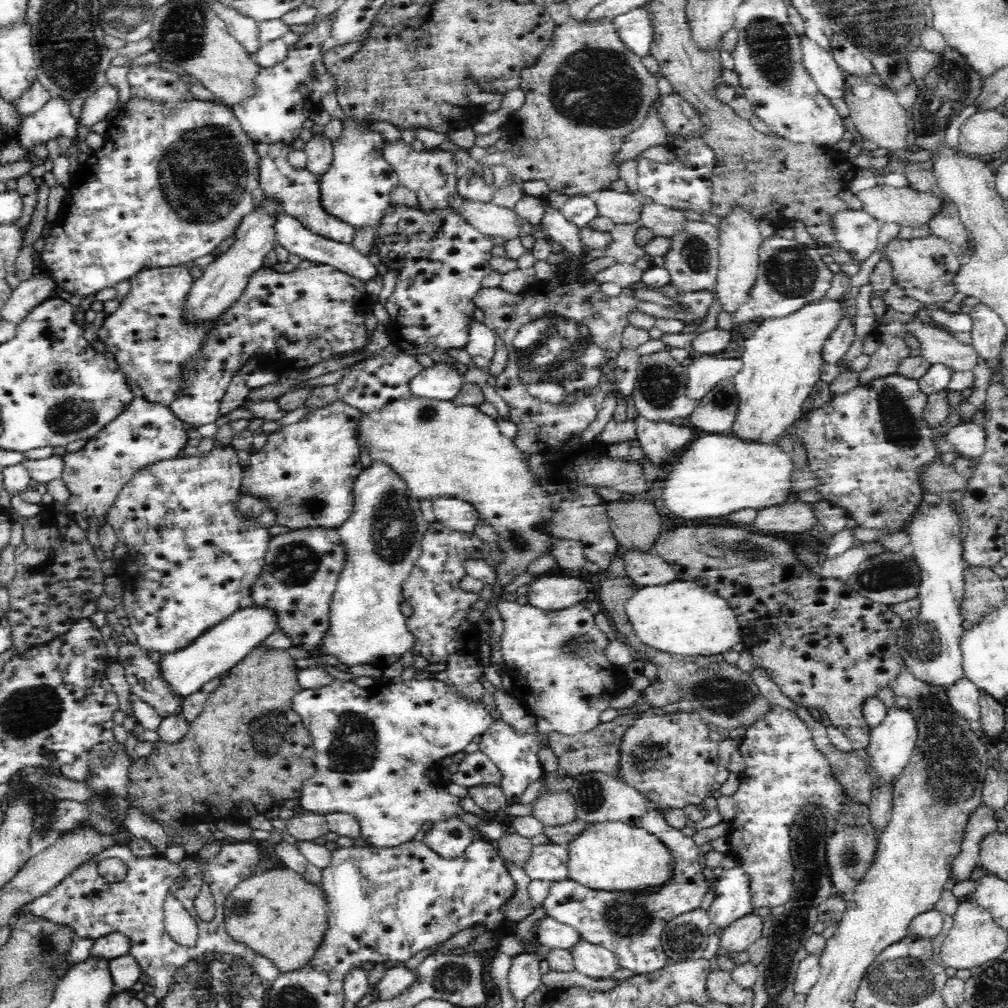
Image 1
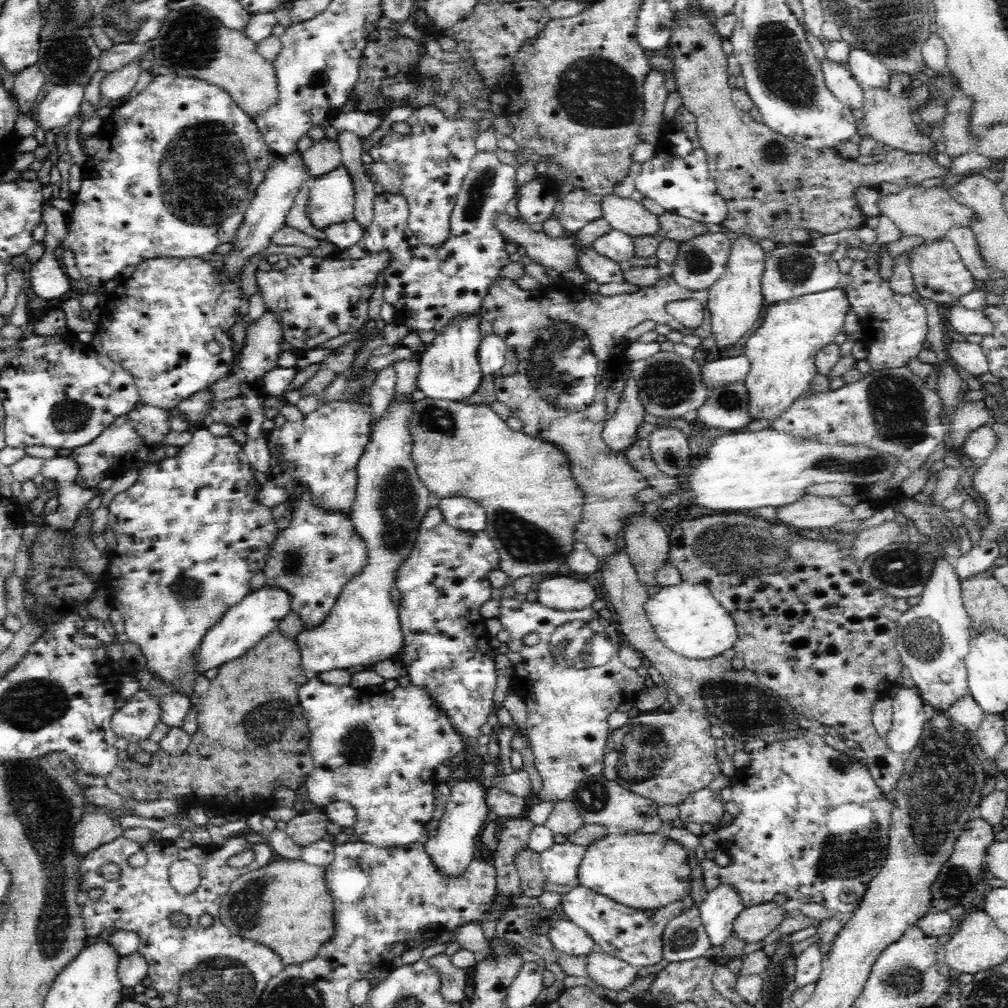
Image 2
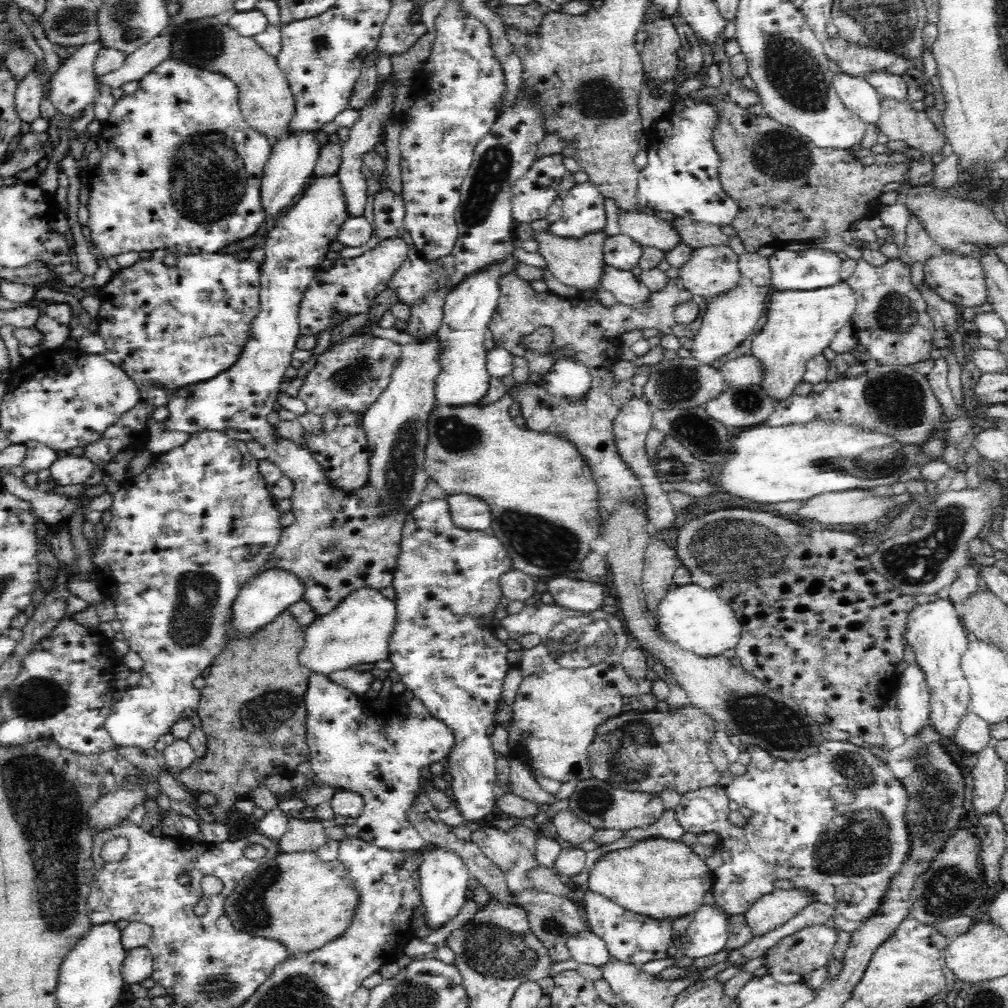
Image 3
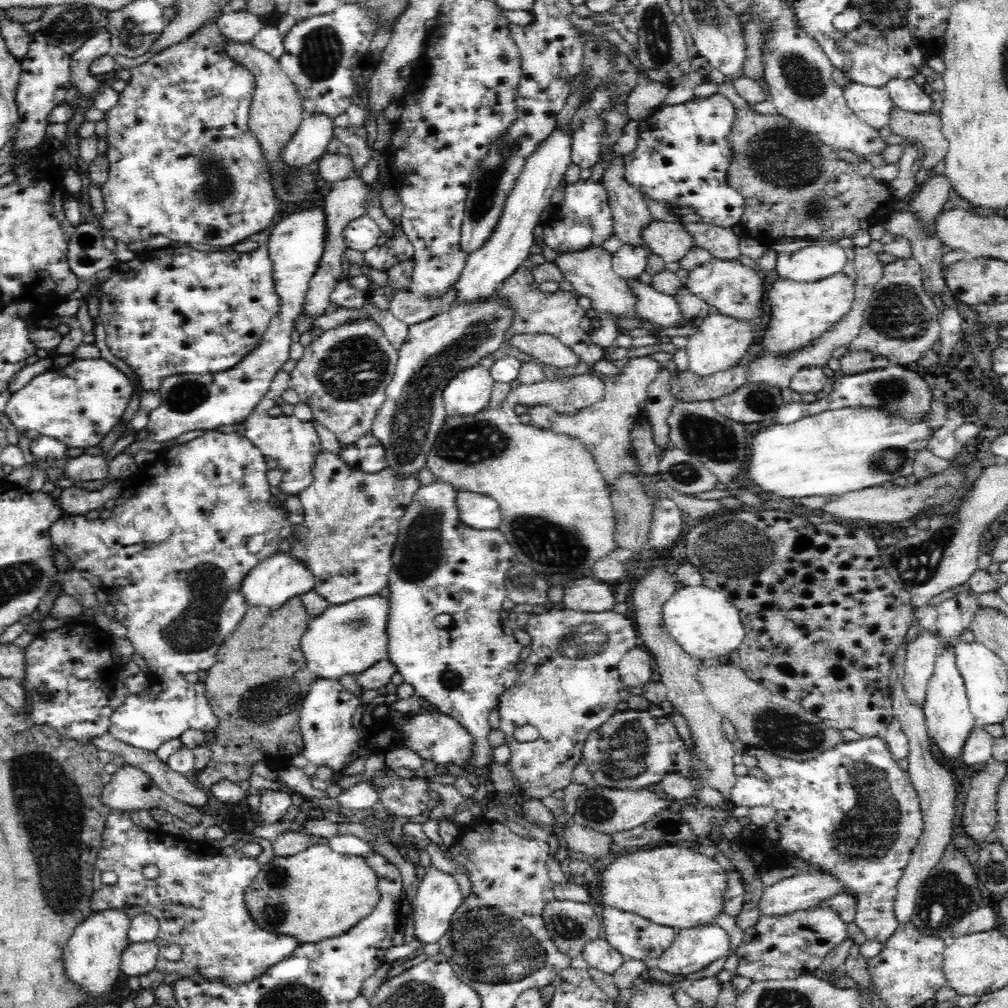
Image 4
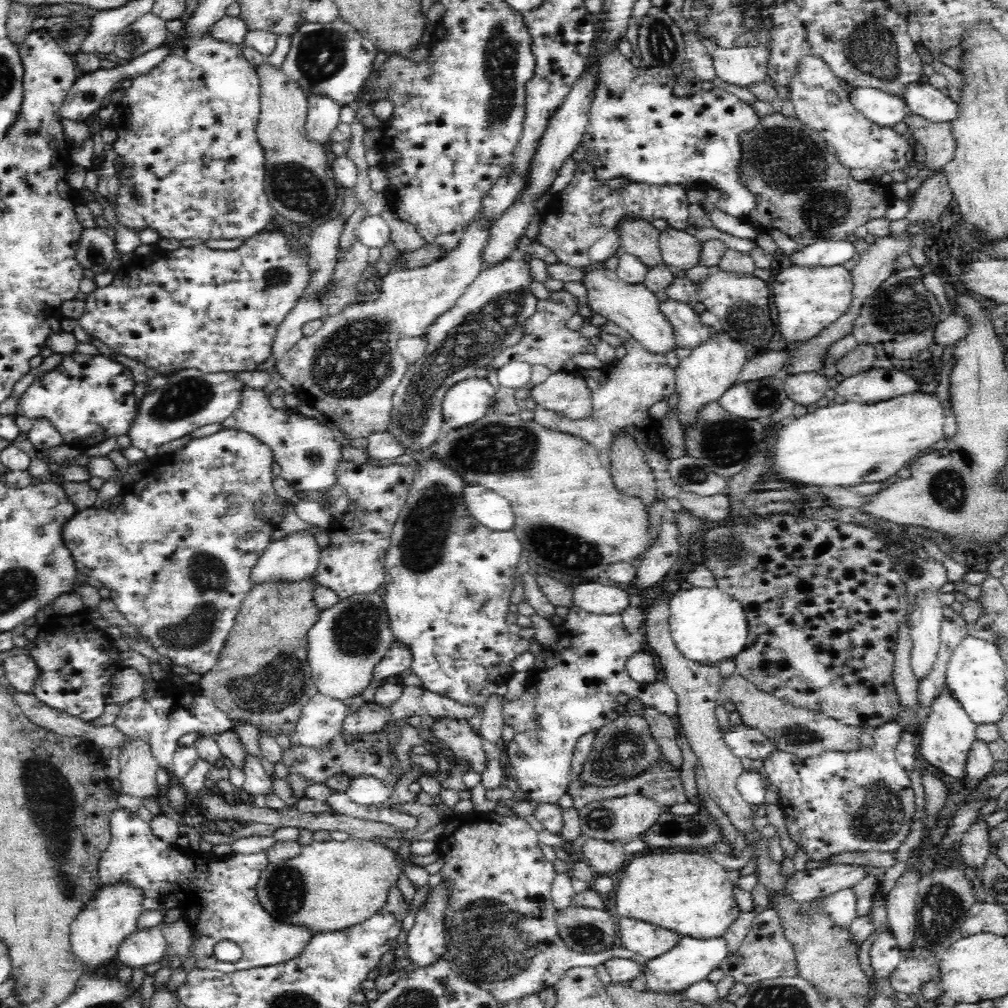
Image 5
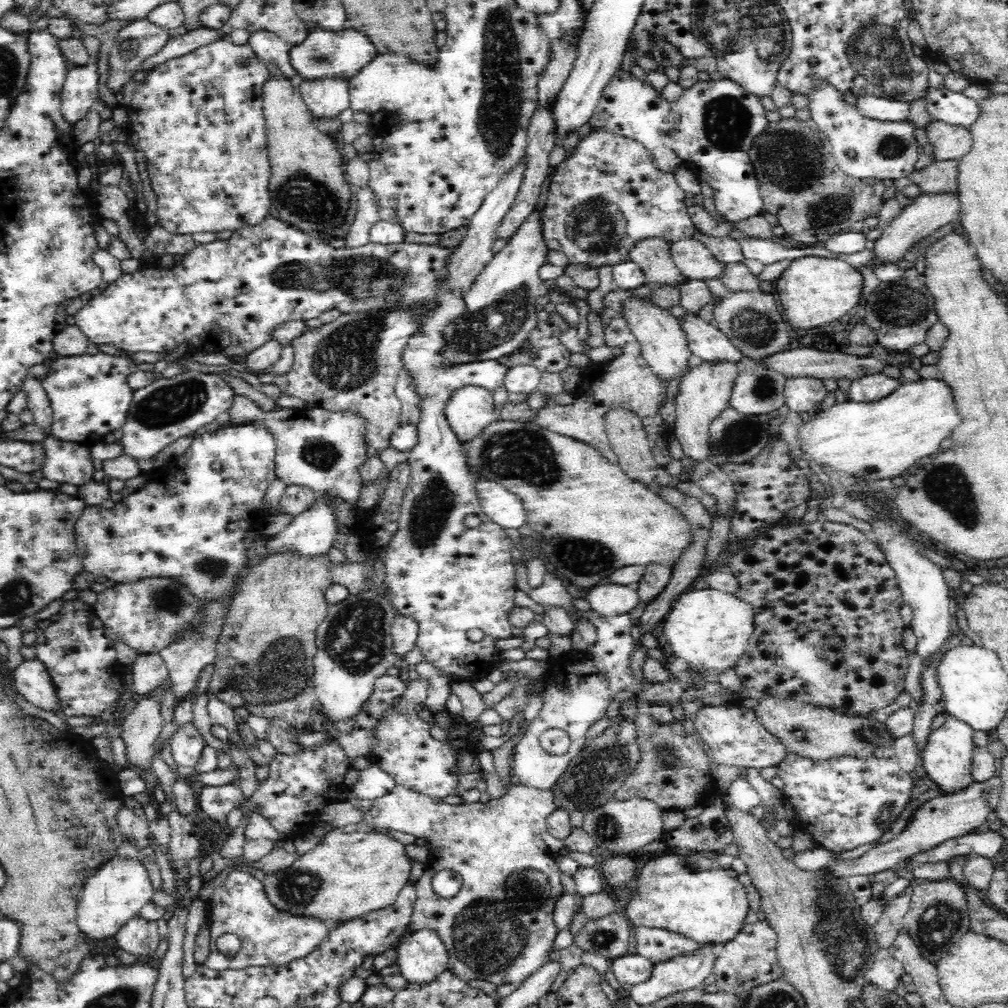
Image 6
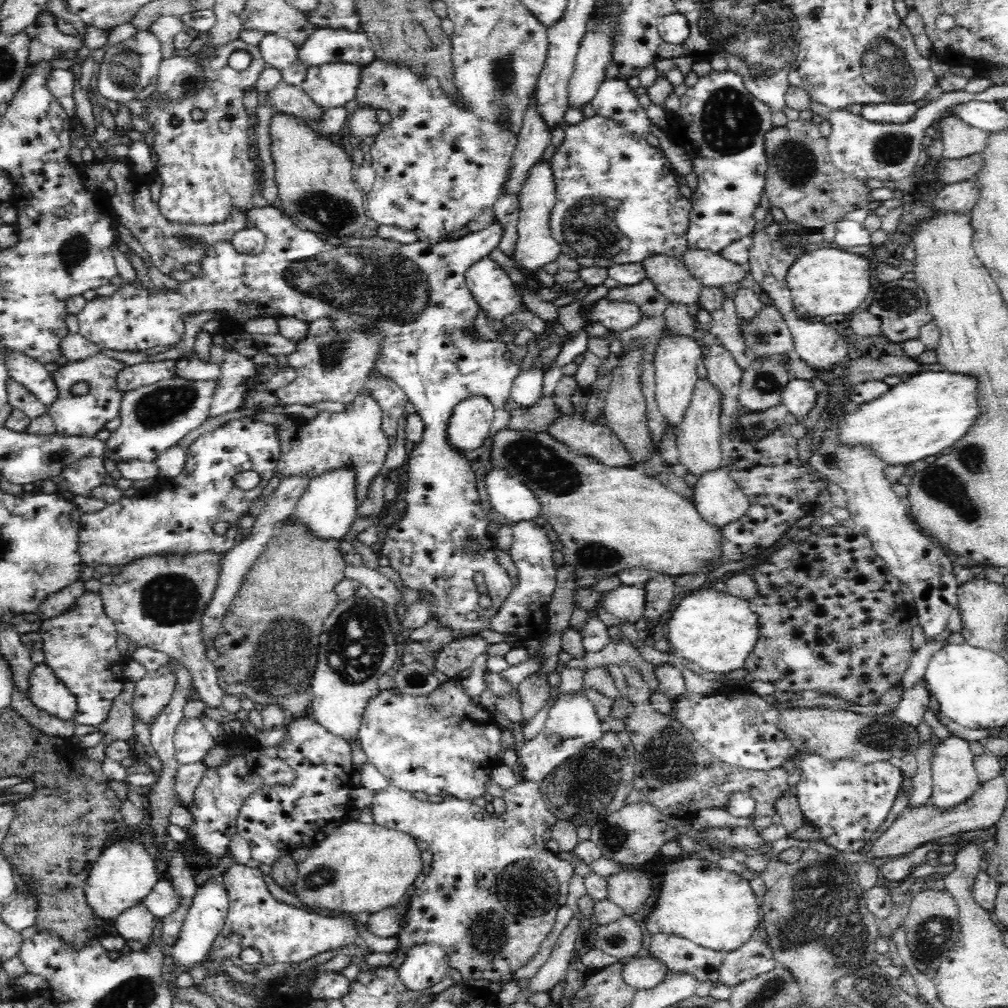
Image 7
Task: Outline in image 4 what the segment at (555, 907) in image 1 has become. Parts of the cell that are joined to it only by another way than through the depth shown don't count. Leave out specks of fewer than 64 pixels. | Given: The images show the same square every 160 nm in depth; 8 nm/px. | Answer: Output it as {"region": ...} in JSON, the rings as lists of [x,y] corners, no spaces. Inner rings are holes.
{"region":[[[610,905],[602,910],[604,916],[604,928],[606,928],[606,937],[608,943],[615,951],[620,952],[622,957],[632,960],[642,960],[647,962],[647,969],[650,978],[662,984],[674,983],[673,974],[661,971],[658,968],[658,958],[672,945],[677,931],[668,926],[661,926],[650,922],[645,917],[632,912],[623,912],[621,909],[611,908]]]}

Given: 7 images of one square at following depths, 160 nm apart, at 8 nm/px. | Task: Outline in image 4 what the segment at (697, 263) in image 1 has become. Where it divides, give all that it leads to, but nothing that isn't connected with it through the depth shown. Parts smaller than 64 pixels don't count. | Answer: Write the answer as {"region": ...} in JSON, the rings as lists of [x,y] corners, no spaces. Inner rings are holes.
{"region":[[[712,257],[702,265],[691,269],[684,281],[690,292],[707,302],[717,312],[734,315],[734,317],[754,317],[756,315],[760,319],[762,316],[764,283],[755,274],[753,268],[742,265],[740,261]]]}

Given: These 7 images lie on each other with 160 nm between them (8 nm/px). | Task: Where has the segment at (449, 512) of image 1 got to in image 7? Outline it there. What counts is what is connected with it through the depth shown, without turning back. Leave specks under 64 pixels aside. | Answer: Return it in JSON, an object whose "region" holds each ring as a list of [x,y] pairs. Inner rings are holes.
{"region":[[[494,469],[487,472],[485,481],[490,505],[506,520],[518,524],[539,517],[539,501],[522,482],[507,476],[505,471]]]}

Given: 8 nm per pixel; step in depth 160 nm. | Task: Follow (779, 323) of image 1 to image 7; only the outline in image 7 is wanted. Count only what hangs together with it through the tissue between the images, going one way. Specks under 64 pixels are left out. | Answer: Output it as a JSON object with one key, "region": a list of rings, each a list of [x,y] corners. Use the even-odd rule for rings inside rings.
{"region":[[[828,247],[806,252],[790,265],[786,274],[786,286],[790,290],[793,310],[797,314],[804,314],[806,318],[848,314],[856,310],[870,292],[870,272],[870,261],[852,253],[852,250]]]}

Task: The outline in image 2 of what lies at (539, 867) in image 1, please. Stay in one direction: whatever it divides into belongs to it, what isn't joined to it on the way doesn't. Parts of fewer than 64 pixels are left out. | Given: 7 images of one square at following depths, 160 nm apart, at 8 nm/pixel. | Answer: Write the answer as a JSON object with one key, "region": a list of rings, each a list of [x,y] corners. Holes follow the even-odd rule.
{"region":[[[566,841],[565,843],[554,843],[548,850],[542,850],[540,852],[540,867],[542,867],[542,873],[546,875],[546,880],[552,884],[576,884],[578,881],[578,866],[583,858],[584,849],[582,845]]]}

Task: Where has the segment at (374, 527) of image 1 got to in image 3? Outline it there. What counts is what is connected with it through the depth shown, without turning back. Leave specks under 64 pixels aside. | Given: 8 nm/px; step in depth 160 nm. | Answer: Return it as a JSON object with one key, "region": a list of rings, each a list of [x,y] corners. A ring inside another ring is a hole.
{"region":[[[380,321],[366,323],[355,330],[356,333],[372,333],[381,339],[400,341],[402,352],[400,364],[393,369],[387,387],[381,392],[376,402],[364,413],[361,424],[367,434],[371,451],[368,461],[368,484],[378,495],[378,505],[384,509],[384,517],[404,513],[408,518],[414,508],[421,503],[421,494],[429,477],[425,474],[425,451],[428,442],[427,417],[437,405],[434,380],[439,374],[437,353],[439,346],[435,333],[425,342],[411,338],[406,331],[383,328]],[[363,586],[343,597],[342,602],[325,615],[320,615],[312,624],[303,629],[304,648],[298,655],[299,663],[311,673],[332,674],[336,670],[348,670],[356,664],[376,663],[386,660],[389,653],[389,640],[392,638],[394,623],[397,620],[395,600],[390,600],[380,593],[380,589]]]}

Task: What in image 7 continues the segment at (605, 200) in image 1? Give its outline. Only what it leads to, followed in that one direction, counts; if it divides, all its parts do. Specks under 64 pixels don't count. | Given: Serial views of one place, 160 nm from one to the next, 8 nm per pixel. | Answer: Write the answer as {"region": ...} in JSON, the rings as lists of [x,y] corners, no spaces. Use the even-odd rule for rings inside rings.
{"region":[[[687,248],[680,258],[684,265],[686,265],[687,270],[690,271],[690,274],[694,276],[698,282],[702,283],[703,286],[708,287],[720,288],[724,286],[724,284],[735,285],[746,276],[746,271],[748,269],[746,265],[736,264],[720,255],[720,252],[710,252],[709,249]]]}

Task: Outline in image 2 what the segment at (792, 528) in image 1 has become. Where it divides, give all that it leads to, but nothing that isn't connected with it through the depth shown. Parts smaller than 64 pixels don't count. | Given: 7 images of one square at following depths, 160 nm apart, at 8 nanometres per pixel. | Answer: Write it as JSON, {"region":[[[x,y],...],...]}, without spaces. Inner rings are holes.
{"region":[[[807,494],[793,504],[777,508],[774,521],[796,528],[828,528],[838,522],[852,519],[850,506],[844,506],[840,500],[833,497],[814,496]]]}

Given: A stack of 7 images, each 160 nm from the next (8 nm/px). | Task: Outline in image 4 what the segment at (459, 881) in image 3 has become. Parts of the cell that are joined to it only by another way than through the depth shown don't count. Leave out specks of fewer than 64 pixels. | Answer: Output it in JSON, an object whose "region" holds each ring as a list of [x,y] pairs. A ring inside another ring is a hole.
{"region":[[[433,864],[425,868],[425,876],[419,882],[415,905],[415,926],[414,939],[420,941],[422,945],[436,944],[450,930],[454,912],[462,904],[463,896],[457,883],[456,875],[450,872],[442,872]]]}

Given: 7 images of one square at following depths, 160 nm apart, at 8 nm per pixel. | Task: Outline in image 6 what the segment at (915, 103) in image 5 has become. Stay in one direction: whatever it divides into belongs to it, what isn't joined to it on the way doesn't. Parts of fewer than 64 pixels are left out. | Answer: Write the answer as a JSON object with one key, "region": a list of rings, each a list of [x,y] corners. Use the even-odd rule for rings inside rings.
{"region":[[[930,89],[926,94],[926,109],[932,120],[941,120],[950,125],[972,125],[978,118],[979,100],[966,97],[962,92],[949,89]]]}

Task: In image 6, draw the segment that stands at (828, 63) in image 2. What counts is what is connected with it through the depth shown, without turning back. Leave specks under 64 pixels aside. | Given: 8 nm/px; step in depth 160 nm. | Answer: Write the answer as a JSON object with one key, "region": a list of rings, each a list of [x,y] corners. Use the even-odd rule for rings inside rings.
{"region":[[[876,96],[858,98],[857,110],[866,118],[882,122],[902,122],[908,118],[911,104]]]}

